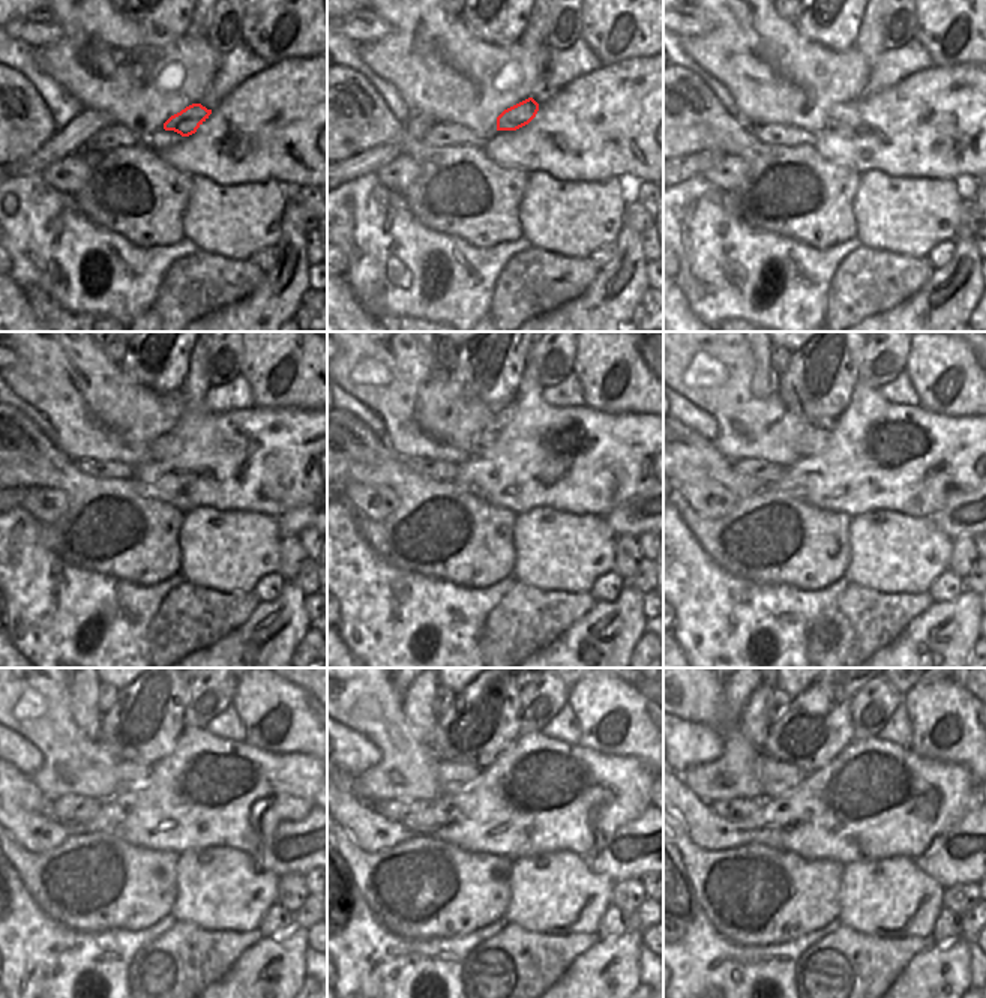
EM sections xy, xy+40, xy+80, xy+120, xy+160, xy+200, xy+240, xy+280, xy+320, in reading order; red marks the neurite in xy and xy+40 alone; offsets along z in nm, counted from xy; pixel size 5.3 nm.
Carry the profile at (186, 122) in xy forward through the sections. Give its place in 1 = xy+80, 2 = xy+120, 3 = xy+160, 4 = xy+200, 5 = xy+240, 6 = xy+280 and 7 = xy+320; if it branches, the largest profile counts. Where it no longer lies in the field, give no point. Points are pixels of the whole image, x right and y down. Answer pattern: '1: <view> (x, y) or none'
1: xy+80 (847, 113)
2: xy+120 (165, 446)
3: xy+160 (483, 441)
4: xy+200 (812, 440)
5: xy+240 (128, 775)
6: xy+280 (452, 778)
7: xy+320 (778, 779)

